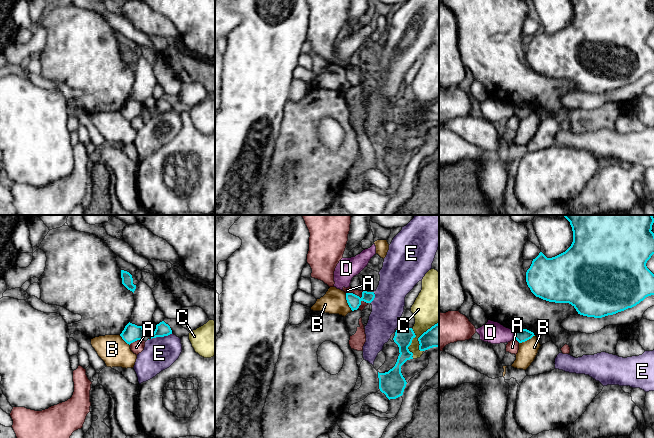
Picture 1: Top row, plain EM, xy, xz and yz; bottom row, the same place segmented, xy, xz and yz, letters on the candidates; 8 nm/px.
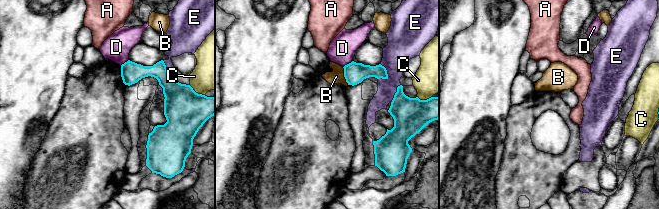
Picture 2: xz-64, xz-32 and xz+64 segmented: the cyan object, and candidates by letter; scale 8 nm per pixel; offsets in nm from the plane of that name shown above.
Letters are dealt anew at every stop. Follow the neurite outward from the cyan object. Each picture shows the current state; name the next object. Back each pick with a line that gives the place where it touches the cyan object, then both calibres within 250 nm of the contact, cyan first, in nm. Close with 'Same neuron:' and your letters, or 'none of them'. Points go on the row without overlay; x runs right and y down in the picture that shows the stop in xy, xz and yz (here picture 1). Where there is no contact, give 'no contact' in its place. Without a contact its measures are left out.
Same neuron: none of them

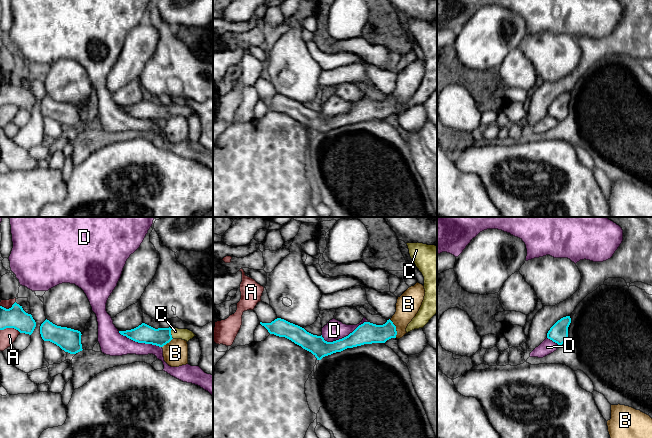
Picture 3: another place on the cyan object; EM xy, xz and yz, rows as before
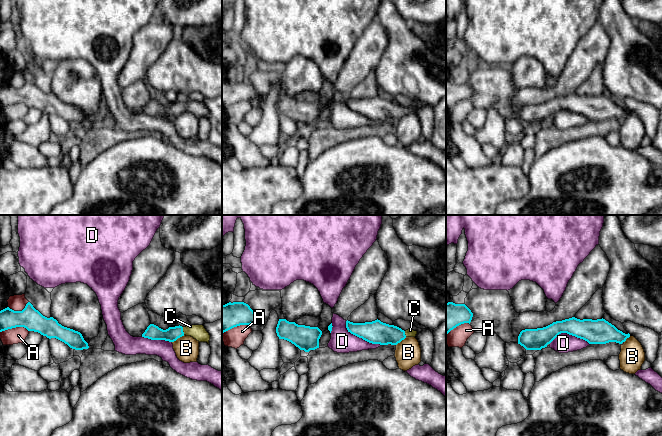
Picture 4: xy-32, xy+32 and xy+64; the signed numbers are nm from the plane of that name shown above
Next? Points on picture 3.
C: contact xy (170, 109); calibres 150 and 90 nm
Same neuron: C

